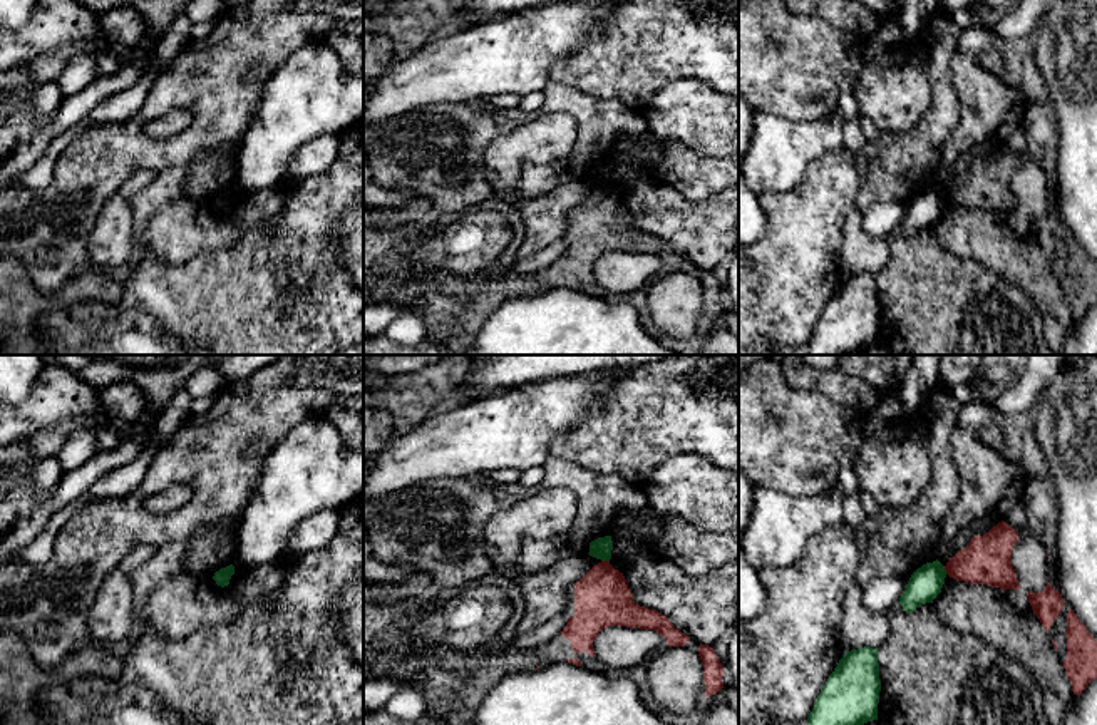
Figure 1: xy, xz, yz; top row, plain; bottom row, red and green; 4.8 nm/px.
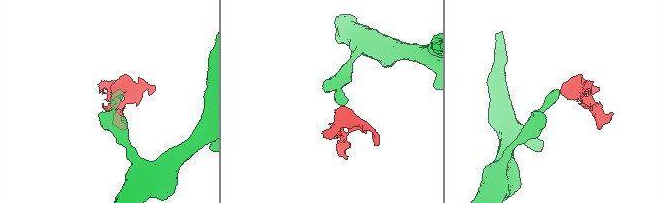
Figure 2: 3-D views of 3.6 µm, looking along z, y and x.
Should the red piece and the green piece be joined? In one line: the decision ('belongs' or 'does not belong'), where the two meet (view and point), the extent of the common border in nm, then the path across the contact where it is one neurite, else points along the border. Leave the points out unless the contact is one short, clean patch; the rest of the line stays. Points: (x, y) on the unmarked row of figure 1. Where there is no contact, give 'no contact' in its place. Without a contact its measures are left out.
does not belong | xz (605, 186) | 40 nm | along xz (602, 185), (608, 186)

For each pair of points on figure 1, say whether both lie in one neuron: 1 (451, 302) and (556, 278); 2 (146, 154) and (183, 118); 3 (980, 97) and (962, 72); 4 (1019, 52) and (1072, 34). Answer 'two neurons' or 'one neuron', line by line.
1: one neuron
2: two neurons
3: one neuron
4: two neurons

